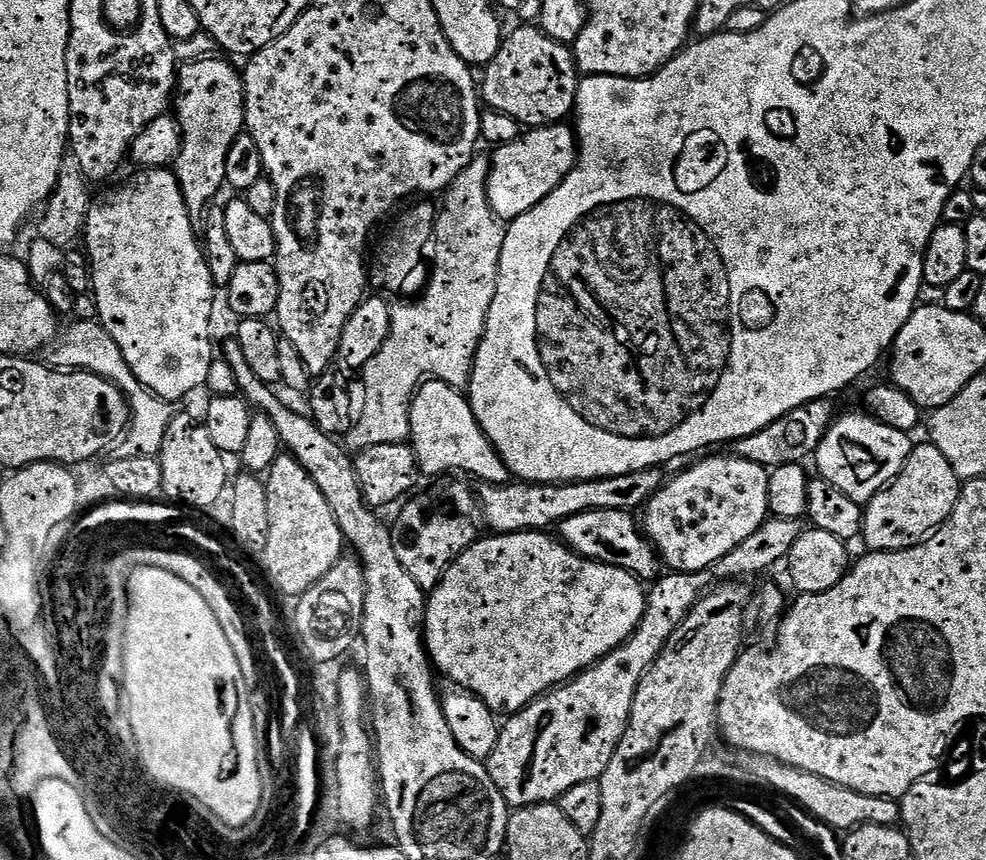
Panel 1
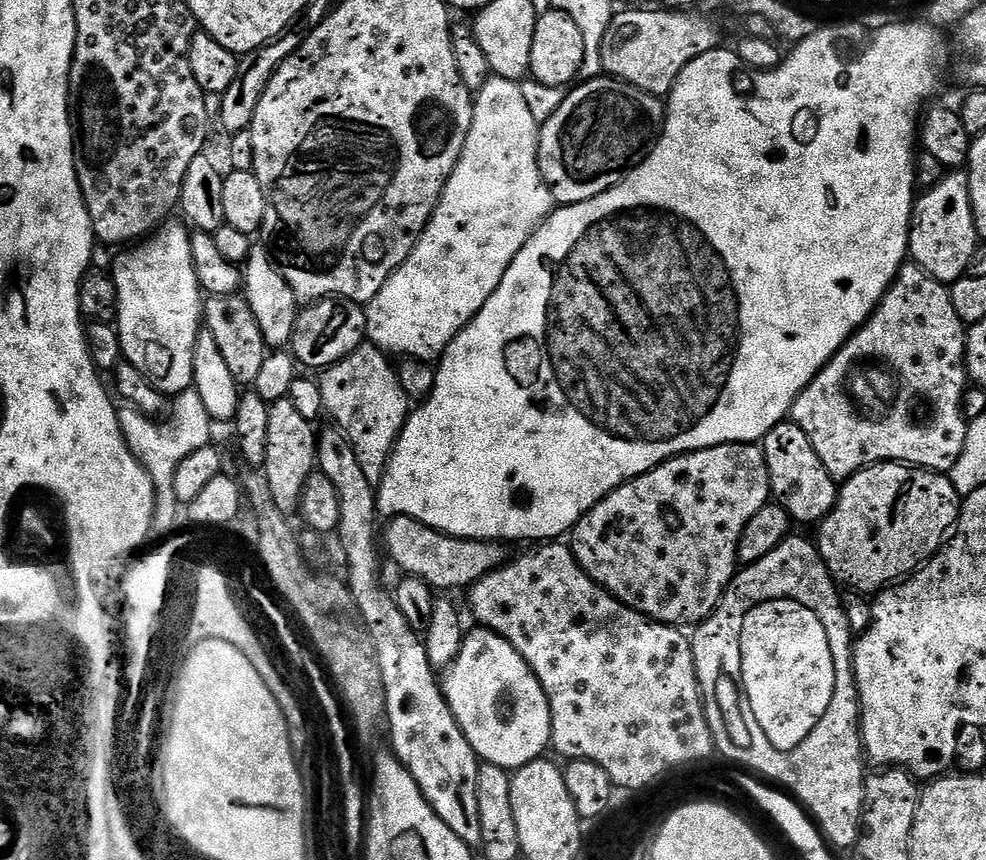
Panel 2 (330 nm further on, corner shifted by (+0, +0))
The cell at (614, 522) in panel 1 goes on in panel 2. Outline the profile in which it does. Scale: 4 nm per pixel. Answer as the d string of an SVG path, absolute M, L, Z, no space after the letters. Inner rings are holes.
M393 516L382 528L382 548L404 571L405 577L421 580L433 590L461 588L467 590L483 576L506 563L505 545L494 540L463 540L435 532L409 516Z

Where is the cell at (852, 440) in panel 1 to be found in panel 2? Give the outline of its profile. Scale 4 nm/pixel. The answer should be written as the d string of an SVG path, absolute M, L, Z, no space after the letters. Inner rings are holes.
M906 262L901 266L900 273L896 275L896 281L889 286L888 292L880 300L880 305L873 310L870 319L836 351L832 361L812 379L806 386L806 390L802 390L802 394L794 401L790 413L791 423L797 424L802 434L810 438L810 446L814 446L814 454L822 458L822 466L826 466L828 473L837 482L843 482L855 472L861 472L863 468L870 468L873 464L906 464L913 468L925 468L928 472L951 473L952 467L962 454L962 446L966 444L968 433L969 421L964 417L964 393L970 384L968 366L964 362L964 347L967 345L966 325L954 311L949 285L935 280L919 264ZM919 400L925 400L928 403L928 417L925 420L916 420L916 403Z

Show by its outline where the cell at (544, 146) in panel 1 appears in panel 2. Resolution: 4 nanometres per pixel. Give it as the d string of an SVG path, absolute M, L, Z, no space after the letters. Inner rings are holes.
M607 74L597 79L577 83L565 95L561 105L554 110L553 116L544 124L539 125L540 173L550 190L553 201L560 206L586 202L618 186L618 182L622 182L625 176L640 163L656 137L659 136L664 126L664 110L665 105L661 97L651 96L648 92L638 90L633 84L625 84L624 81Z

